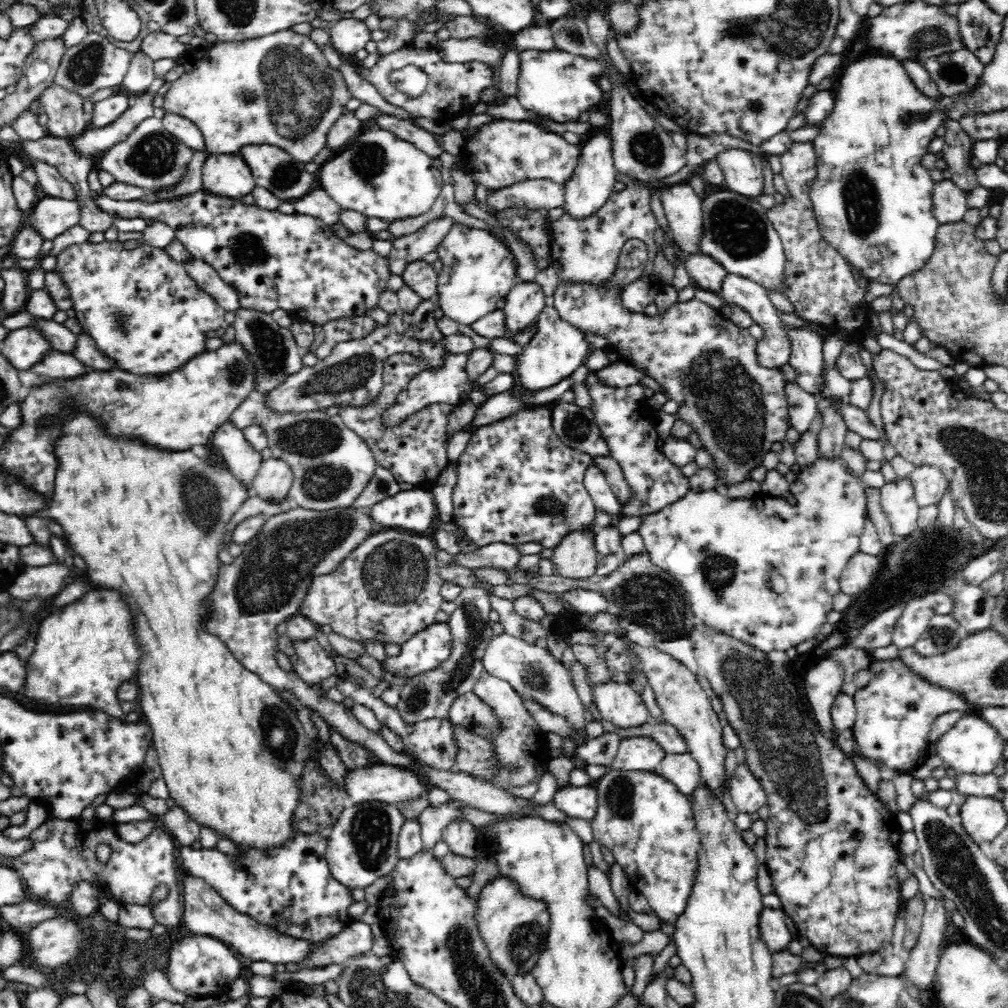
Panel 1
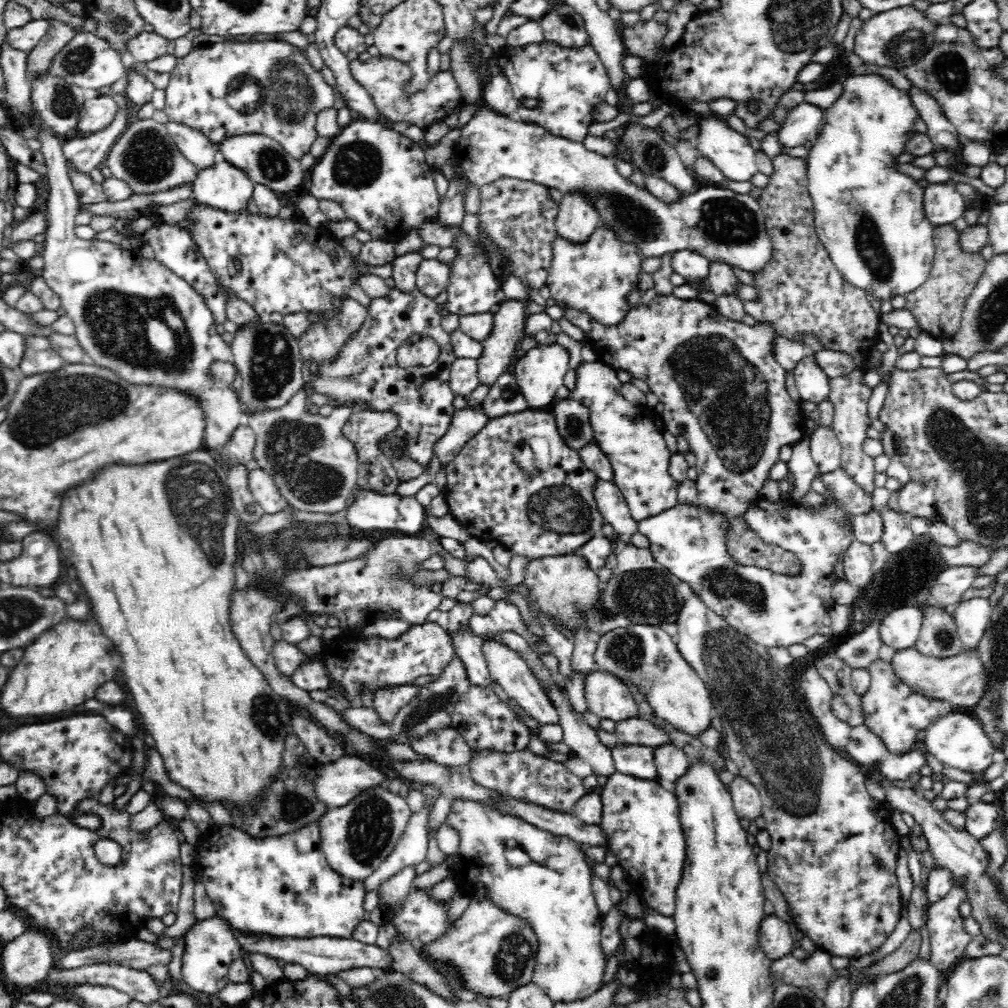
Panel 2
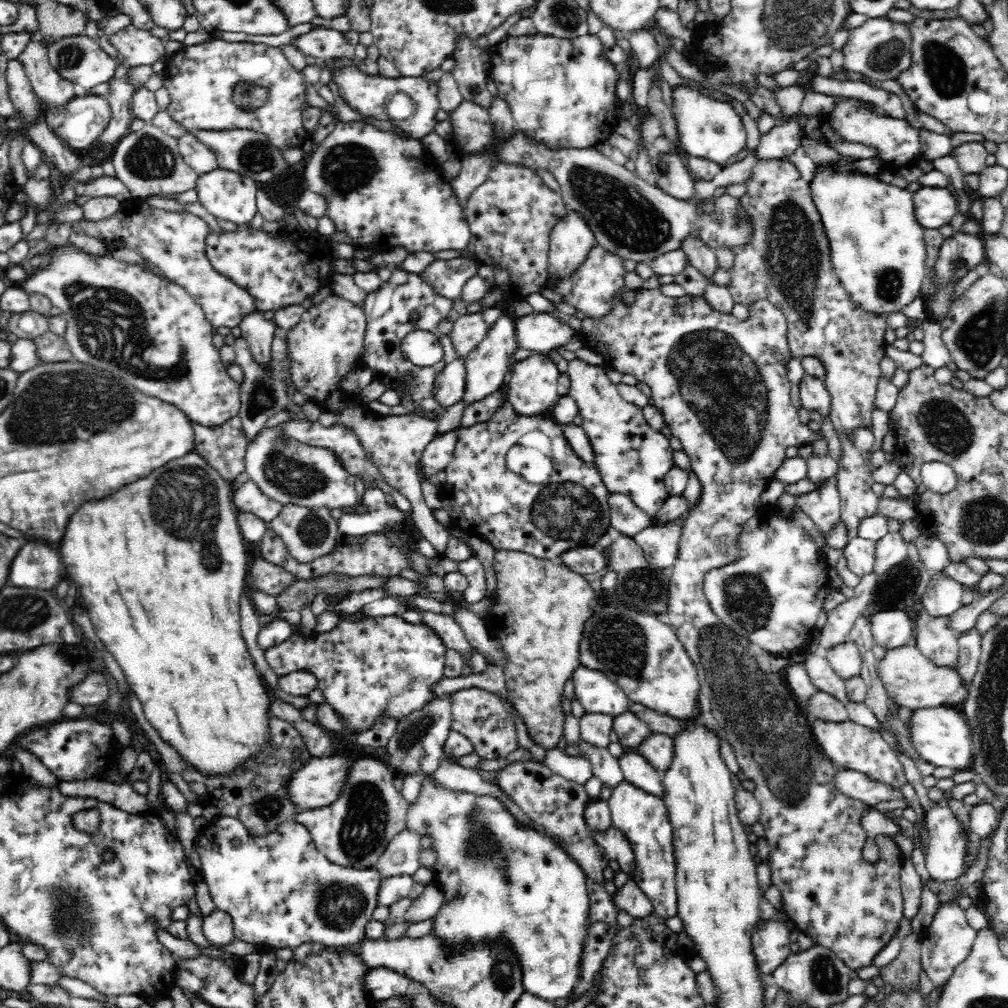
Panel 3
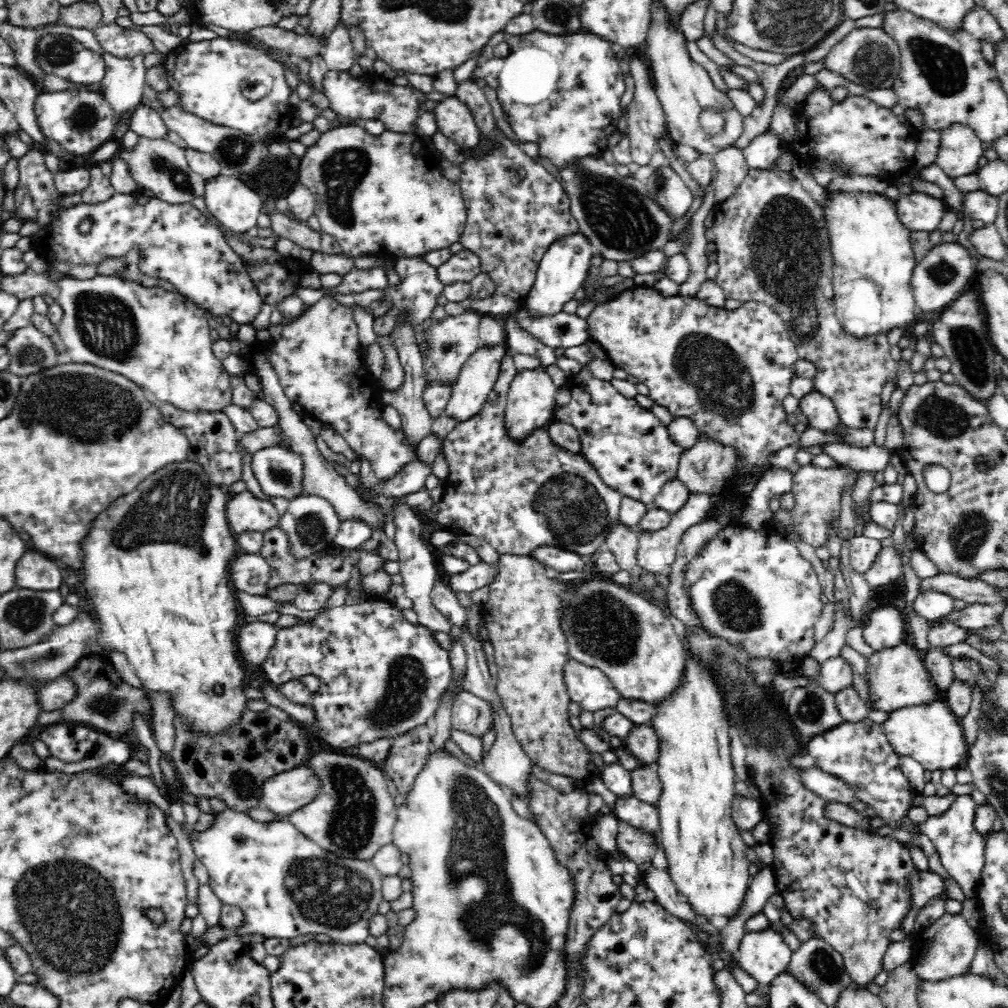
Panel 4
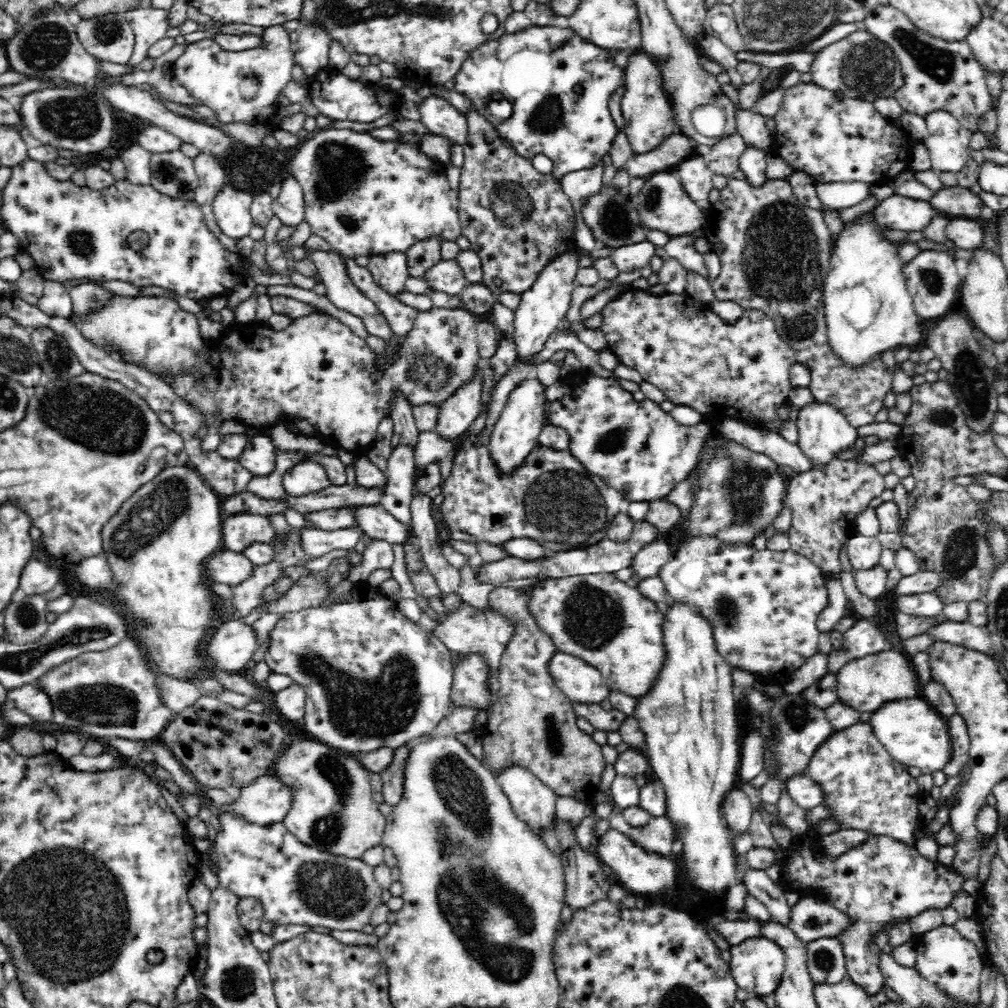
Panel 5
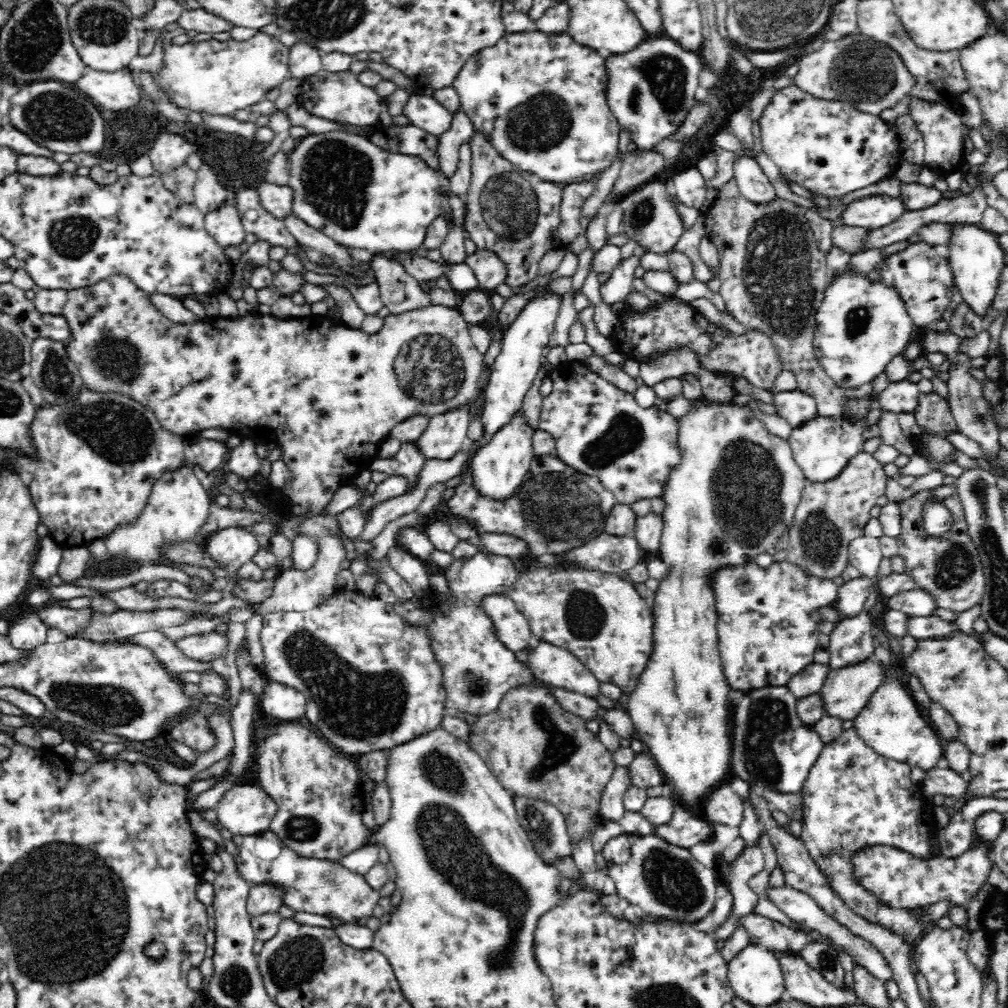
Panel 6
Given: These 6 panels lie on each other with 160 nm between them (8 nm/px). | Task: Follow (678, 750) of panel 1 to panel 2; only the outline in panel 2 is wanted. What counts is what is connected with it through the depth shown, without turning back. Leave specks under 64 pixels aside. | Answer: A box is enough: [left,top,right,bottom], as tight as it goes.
[615,716,670,747]

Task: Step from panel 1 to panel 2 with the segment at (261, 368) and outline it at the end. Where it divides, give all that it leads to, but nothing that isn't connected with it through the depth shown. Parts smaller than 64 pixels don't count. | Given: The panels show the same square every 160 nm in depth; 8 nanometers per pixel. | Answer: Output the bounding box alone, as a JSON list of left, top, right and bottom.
[229,317,305,414]

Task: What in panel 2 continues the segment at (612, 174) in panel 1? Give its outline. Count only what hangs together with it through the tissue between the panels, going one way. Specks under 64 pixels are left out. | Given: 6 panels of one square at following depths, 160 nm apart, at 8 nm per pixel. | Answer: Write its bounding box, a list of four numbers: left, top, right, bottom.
[555,194,600,246]

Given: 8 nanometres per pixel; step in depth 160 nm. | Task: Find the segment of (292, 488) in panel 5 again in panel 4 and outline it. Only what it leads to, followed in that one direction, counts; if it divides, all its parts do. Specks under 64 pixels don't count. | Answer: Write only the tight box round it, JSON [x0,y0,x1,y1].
[249,354,386,531]

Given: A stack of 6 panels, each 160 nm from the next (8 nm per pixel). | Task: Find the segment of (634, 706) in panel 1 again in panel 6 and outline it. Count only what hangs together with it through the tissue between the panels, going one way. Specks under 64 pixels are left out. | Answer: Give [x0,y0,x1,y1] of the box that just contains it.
[525,640,599,699]

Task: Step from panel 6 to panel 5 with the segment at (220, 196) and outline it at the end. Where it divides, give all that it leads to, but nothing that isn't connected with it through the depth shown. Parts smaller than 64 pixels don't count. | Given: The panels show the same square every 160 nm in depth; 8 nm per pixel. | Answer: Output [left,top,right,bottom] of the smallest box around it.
[193,153,238,254]

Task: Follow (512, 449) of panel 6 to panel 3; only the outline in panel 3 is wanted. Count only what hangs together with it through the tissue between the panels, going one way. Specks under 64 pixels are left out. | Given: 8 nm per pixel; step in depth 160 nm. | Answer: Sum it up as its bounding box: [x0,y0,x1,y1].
[506,353,561,416]

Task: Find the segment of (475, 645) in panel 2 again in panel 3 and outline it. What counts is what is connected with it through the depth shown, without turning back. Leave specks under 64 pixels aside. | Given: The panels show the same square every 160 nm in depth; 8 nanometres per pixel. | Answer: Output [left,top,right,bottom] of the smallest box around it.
[421,611,471,654]

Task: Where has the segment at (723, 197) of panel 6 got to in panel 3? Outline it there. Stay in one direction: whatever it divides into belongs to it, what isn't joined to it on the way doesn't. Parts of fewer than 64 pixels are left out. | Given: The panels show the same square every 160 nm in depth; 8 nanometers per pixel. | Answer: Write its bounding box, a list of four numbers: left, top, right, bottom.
[727,159,888,541]

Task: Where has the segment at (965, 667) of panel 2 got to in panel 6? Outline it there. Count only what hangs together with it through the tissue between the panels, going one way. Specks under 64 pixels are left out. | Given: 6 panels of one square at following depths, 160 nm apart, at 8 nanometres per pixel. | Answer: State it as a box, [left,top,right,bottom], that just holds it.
[817,660,883,720]

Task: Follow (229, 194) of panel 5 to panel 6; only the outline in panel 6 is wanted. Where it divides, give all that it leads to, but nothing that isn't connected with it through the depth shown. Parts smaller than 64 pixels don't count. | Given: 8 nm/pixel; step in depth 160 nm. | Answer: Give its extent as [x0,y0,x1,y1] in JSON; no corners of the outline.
[203,197,244,250]

